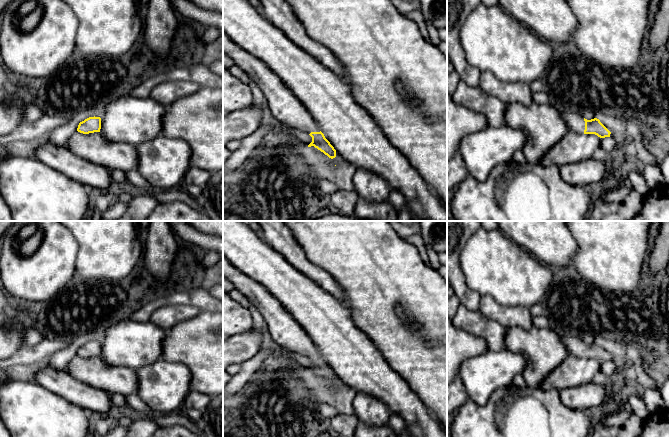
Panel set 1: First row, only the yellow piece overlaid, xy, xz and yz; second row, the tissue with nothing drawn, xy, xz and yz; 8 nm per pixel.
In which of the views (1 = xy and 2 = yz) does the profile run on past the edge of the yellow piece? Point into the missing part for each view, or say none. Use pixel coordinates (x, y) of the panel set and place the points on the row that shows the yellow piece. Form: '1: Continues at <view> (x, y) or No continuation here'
1: No continuation here
2: Continues at yz (575, 121)

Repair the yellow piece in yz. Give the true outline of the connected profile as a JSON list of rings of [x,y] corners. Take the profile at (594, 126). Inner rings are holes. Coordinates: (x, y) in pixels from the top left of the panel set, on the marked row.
[[[580,112],[563,113],[563,118],[569,132],[595,134],[600,138],[610,137],[611,132],[597,118],[587,120]]]

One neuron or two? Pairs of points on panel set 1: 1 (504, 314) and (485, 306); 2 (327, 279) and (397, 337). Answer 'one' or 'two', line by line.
1: one
2: two

